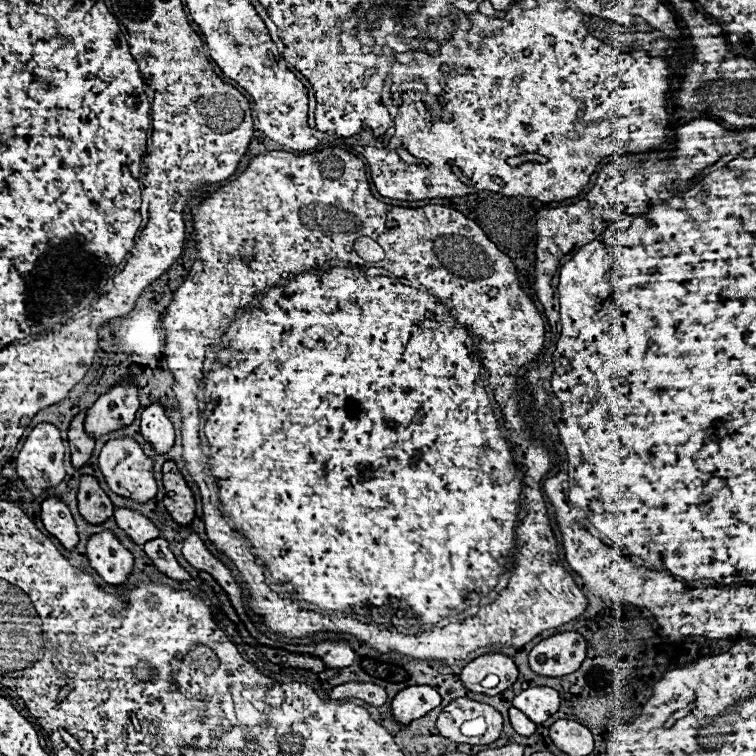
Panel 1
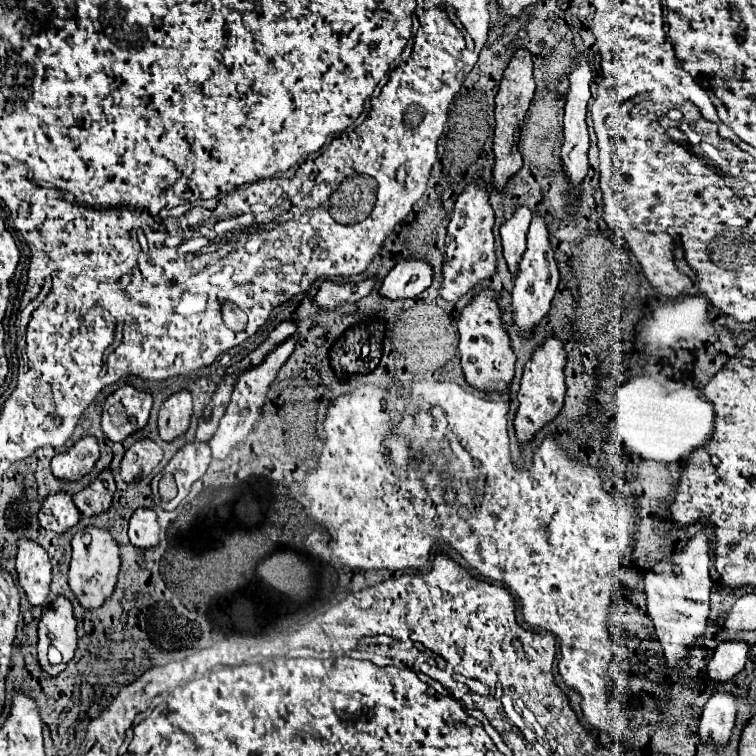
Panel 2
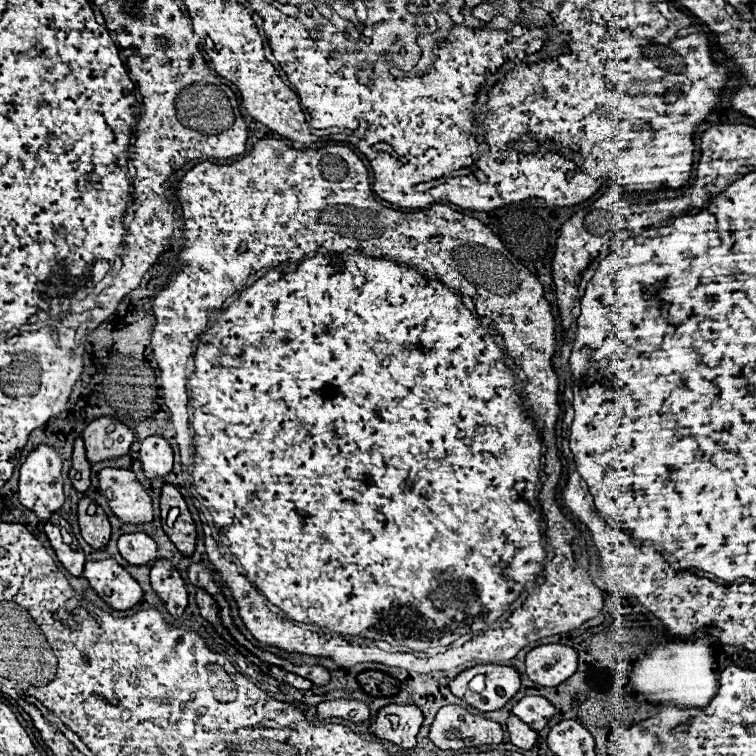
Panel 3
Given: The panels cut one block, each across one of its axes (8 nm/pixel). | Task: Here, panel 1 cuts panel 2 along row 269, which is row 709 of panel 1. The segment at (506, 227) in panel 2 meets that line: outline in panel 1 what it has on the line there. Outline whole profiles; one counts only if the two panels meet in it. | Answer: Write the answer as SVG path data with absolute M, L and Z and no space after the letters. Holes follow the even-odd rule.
M510 708L508 714L510 714L510 724L512 724L512 728L514 728L520 736L532 736L532 734L534 734L536 724L532 724L532 720L528 720L520 710Z

